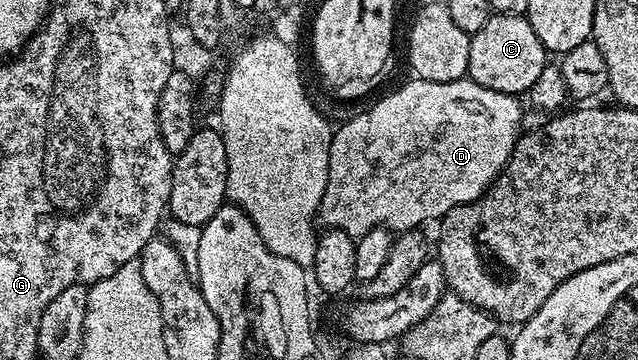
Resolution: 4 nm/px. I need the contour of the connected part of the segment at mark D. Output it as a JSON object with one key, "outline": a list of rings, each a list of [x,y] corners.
{"outline":[[[417,76],[411,79],[333,131],[328,184],[320,207],[321,225],[323,222],[331,231],[351,236],[379,228],[413,231],[418,228],[414,226],[441,220],[452,208],[475,202],[506,167],[520,137],[524,111],[515,95],[484,88],[468,76],[451,82],[433,82]]]}

